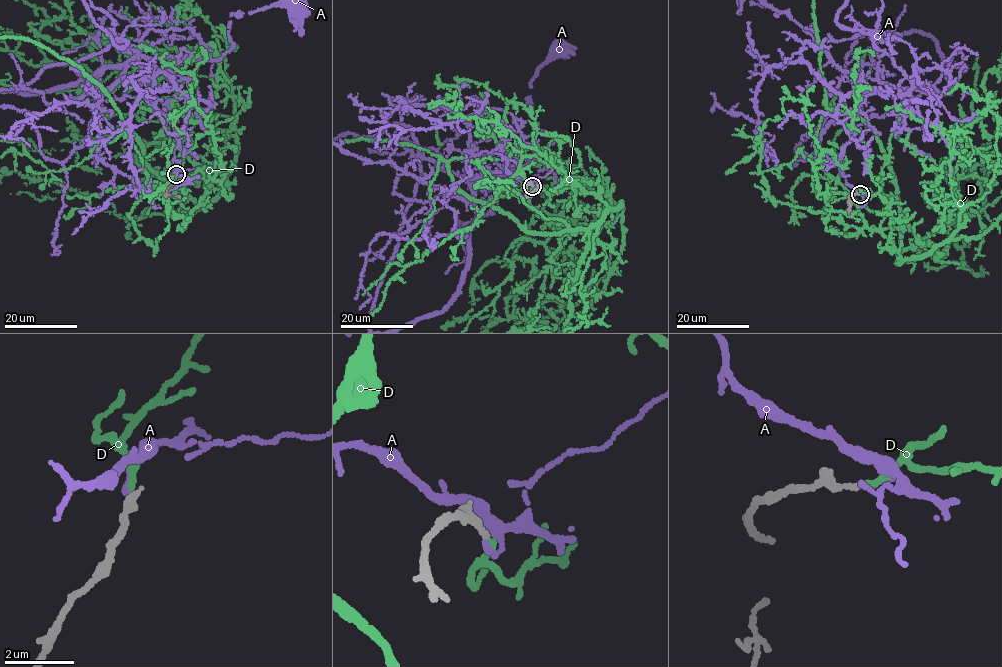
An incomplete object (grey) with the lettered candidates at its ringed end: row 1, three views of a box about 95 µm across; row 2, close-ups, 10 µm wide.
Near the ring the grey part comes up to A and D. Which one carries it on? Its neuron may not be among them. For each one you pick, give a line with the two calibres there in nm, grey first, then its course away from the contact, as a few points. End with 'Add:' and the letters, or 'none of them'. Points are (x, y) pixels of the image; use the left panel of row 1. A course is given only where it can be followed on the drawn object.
D: 240 nm thick on the grey side, 170 nm on the other; it runs (176, 174), (185, 156), (209, 185), (200, 169), (149, 187), (101, 85), (23, 38)
Add: D

